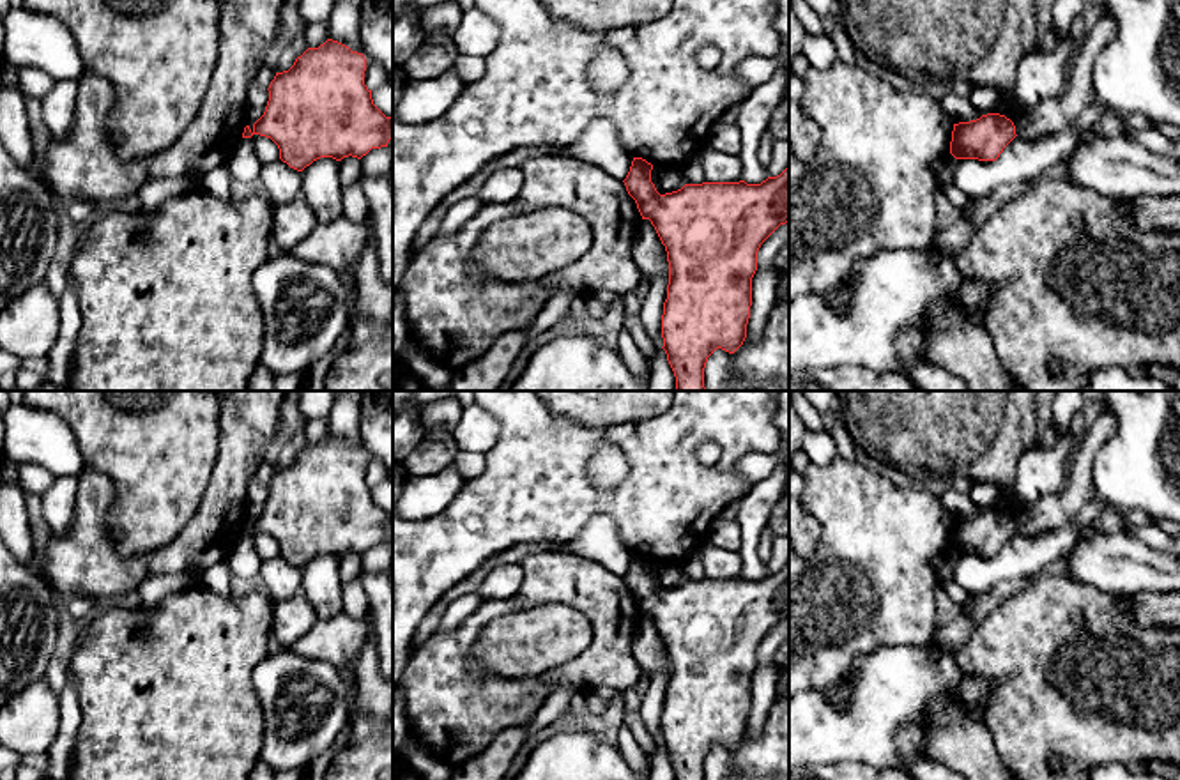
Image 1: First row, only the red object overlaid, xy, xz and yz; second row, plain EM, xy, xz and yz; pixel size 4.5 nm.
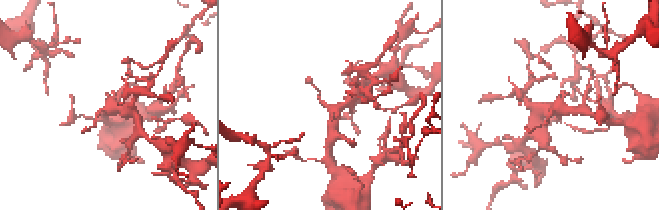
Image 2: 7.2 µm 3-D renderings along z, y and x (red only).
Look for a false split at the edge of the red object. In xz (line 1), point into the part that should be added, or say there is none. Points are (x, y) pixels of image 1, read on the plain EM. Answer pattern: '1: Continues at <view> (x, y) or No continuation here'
1: No continuation here

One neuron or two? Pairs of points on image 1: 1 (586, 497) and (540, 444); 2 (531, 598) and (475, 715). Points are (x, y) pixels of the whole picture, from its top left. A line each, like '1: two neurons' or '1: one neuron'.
1: one neuron
2: one neuron

